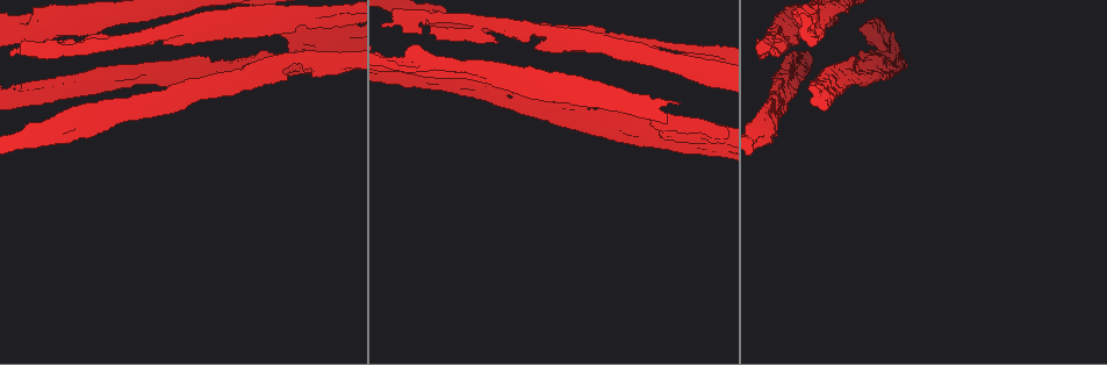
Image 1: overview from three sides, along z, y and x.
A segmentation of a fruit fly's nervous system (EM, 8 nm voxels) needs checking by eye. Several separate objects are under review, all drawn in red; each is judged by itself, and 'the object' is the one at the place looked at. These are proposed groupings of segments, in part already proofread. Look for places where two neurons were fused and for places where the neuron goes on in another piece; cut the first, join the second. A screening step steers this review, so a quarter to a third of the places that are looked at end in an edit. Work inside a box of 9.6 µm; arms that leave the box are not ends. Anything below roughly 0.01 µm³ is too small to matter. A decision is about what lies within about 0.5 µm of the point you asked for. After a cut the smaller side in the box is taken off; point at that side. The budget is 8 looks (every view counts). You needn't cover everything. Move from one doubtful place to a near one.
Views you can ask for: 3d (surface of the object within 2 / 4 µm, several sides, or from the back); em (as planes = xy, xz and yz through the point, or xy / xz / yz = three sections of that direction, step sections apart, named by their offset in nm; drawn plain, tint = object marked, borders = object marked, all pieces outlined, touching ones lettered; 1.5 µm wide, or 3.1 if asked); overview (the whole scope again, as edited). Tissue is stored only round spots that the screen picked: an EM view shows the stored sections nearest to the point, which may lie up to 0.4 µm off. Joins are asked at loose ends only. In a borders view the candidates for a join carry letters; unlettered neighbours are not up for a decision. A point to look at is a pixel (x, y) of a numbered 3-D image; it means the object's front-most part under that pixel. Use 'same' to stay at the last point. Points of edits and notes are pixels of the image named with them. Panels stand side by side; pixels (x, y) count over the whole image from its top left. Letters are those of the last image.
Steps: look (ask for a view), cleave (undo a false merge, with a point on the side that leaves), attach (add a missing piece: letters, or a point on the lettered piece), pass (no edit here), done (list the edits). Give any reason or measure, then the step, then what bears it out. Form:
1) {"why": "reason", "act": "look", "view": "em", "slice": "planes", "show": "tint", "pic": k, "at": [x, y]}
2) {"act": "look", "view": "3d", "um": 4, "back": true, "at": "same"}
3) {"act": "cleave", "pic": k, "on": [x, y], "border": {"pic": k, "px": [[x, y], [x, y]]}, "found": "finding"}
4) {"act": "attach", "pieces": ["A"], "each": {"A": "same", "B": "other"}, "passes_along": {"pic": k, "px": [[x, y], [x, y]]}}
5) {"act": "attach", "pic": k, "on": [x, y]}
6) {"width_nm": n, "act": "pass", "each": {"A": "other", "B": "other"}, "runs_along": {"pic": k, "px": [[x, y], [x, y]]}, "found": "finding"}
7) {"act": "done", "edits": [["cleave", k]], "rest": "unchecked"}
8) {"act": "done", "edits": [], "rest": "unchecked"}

{"act": "look", "view": "em", "slice": "planes", "show": "plain", "pic": 1, "at": [125, 114]}

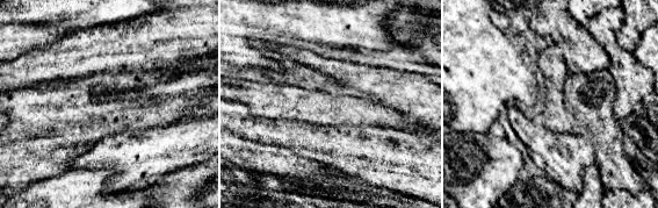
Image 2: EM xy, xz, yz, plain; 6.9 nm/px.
{"why": "see the neighbours", "act": "look", "view": "em", "slice": "planes", "show": "borders", "at": "same"}

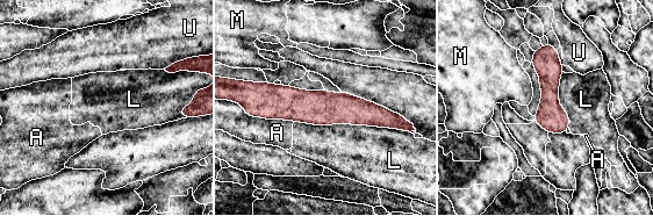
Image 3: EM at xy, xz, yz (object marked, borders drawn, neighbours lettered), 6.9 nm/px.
{"width_nm": 200, "act": "pass", "each": {"A": "other", "L": "other", "M": "other", "U": "other"}, "runs_along": {"pic": 3, "px": [[264, 98], [399, 122]]}, "found": "all the same neuron"}

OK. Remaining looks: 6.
{"act": "look", "view": "em", "slice": "planes", "show": "tint", "pic": 1, "at": [312, 57]}

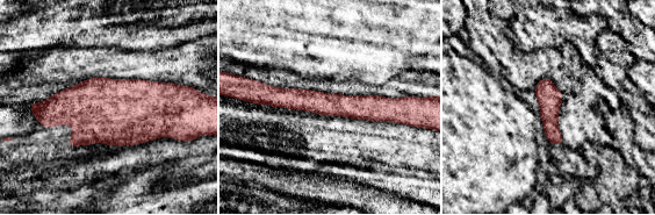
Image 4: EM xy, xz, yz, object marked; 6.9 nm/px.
{"act": "look", "view": "em", "slice": "planes", "show": "borders", "at": "same"}

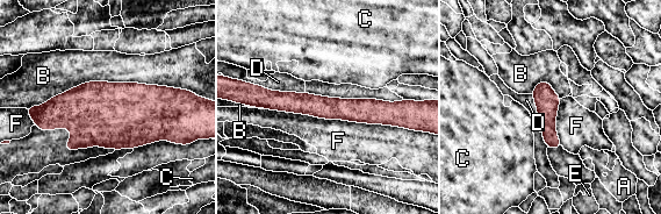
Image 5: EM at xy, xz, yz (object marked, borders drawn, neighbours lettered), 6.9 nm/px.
{"width_nm": 160, "longest_contact_nm": ["B", 1100], "act": "pass", "each": {"A": "other", "B": "other", "C": "other", "D": "other", "E": "other", "F": "other"}, "found": "one neuron here"}

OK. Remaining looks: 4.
{"why": "an open end", "act": "look", "view": "em", "slice": "xz", "step": 8, "show": "tint", "pic": 1, "at": [508, 106]}

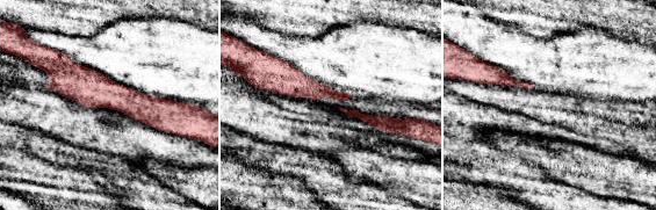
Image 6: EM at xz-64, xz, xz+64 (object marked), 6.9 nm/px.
{"act": "look", "view": "em", "slice": "planes", "show": "borders", "at": "same"}

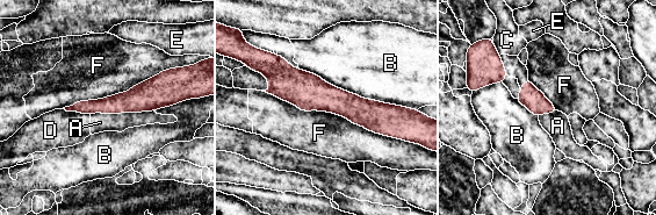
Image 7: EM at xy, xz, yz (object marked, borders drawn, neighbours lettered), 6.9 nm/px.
{"act": "pass", "each": {"A": "other", "B": "other", "C": "other", "D": "other", "E": "other", "F": "other"}, "runs_along": {"pic": 7, "px": [[267, 71], [360, 112], [396, 113]]}, "found": "no lettered piece goes on from it"}

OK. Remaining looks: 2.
{"act": "done", "edits": [], "rest": "unchecked"}

